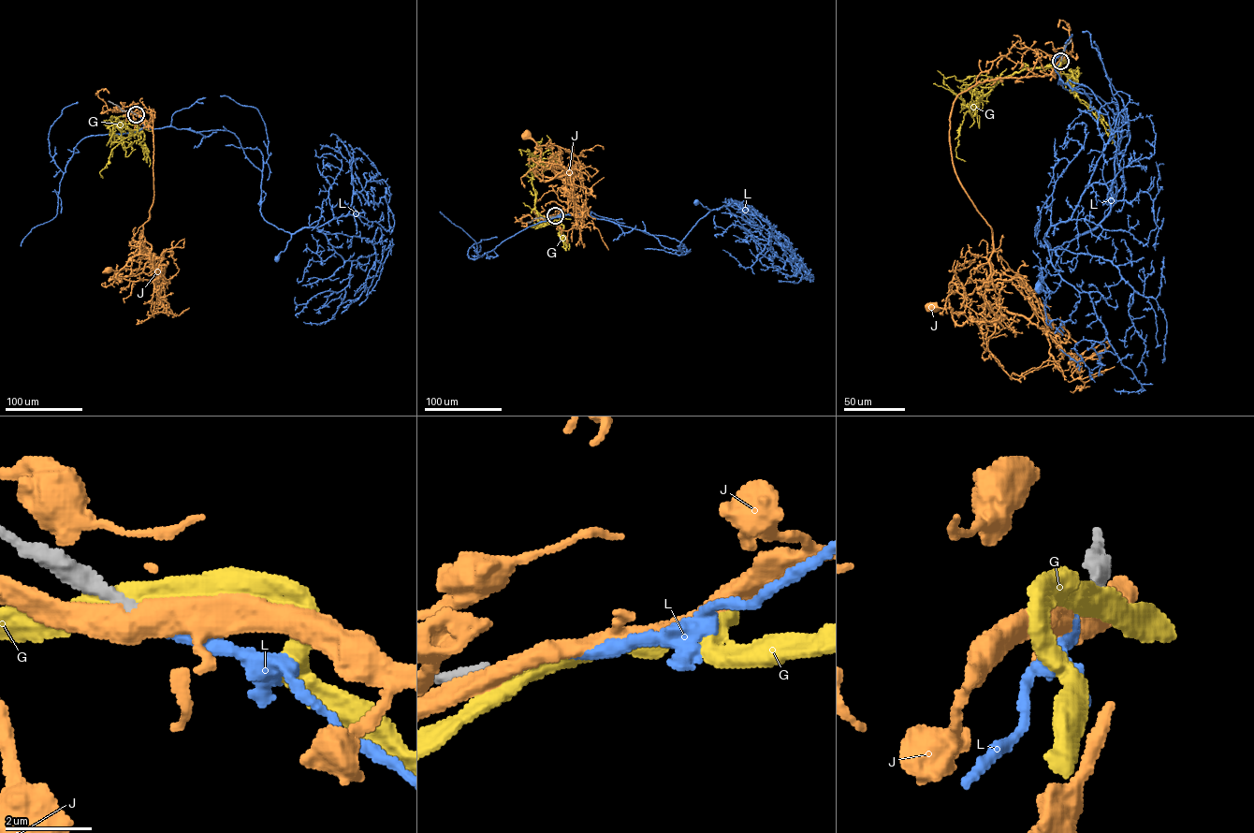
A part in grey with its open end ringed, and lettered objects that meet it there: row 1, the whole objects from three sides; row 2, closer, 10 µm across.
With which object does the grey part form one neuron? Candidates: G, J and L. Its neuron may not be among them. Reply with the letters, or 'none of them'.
L

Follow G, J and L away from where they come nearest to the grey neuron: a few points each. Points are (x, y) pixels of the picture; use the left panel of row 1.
G: (135, 113), (116, 117), (112, 124), (113, 134), (124, 137), (112, 149), (109, 162), (99, 172), (102, 178)
J: (135, 114), (153, 128), (153, 198), (143, 235), (156, 256), (152, 262), (138, 255), (118, 271), (108, 269)
L: (136, 114), (145, 127), (171, 126), (234, 134), (246, 157), (261, 171), (261, 215), (291, 234), (277, 258)

